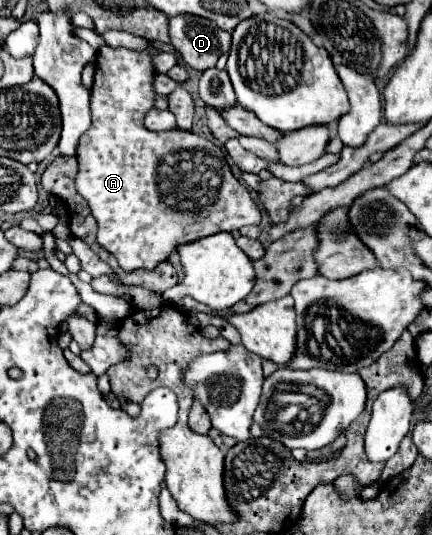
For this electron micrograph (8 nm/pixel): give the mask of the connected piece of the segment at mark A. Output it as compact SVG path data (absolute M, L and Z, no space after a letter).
M109 46L97 52L95 82L91 88L93 124L81 136L77 146L77 192L89 202L99 224L97 242L109 250L127 272L139 268L155 270L161 262L167 262L181 244L201 240L217 232L237 232L247 224L261 222L257 204L251 200L251 194L243 188L243 184L231 174L225 154L217 144L193 132L149 132L141 124L145 112L155 102L153 78L157 74L151 64L153 54L157 54L155 48L149 48L149 52L129 52L127 48Z

